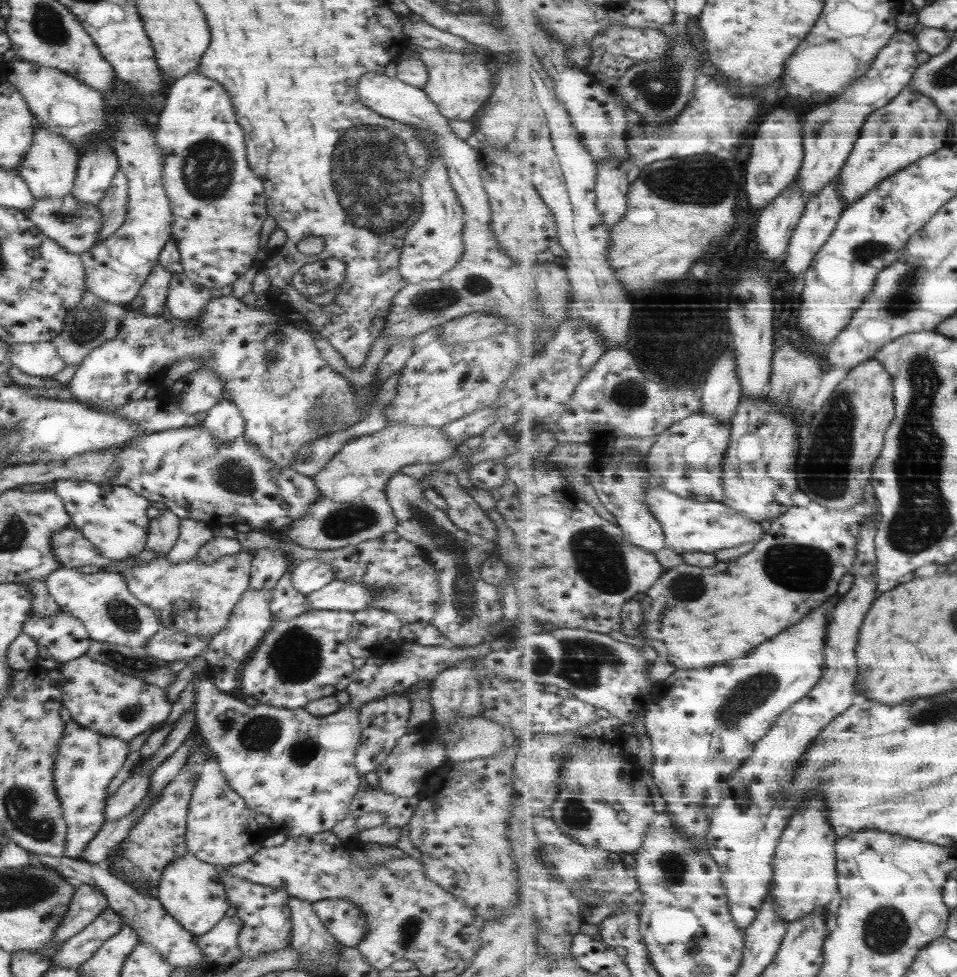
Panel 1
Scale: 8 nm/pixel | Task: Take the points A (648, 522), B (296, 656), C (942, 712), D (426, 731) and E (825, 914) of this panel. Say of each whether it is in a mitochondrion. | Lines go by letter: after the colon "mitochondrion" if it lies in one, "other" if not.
A: other
B: mitochondrion
C: mitochondrion
D: other
E: other

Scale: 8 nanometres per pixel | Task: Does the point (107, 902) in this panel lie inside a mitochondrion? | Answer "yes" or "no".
no

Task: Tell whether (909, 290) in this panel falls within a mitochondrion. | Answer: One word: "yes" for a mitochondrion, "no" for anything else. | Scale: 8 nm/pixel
yes

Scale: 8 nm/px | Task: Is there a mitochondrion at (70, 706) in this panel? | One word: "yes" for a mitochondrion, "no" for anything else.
no

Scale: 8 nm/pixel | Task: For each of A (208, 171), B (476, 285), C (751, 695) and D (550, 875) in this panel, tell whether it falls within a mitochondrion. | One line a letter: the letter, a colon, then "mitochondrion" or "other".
A: mitochondrion
B: mitochondrion
C: mitochondrion
D: other

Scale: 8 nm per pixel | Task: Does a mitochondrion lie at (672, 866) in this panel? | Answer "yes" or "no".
yes

